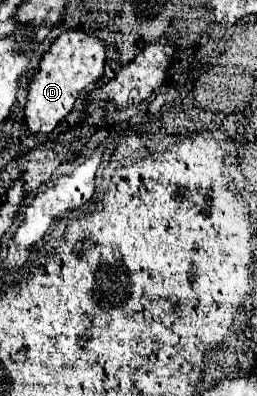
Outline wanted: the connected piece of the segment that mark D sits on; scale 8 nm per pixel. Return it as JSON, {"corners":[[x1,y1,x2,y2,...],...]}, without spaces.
{"corners":[[70,29,62,33,52,43,52,47,44,53,40,61,40,69,36,71,30,83,28,103,24,109,24,119,28,129,32,133,52,131,72,111,80,91,90,83,96,83,98,79,102,79,104,65,106,65,106,45,98,41,98,37,88,35,80,29]]}

